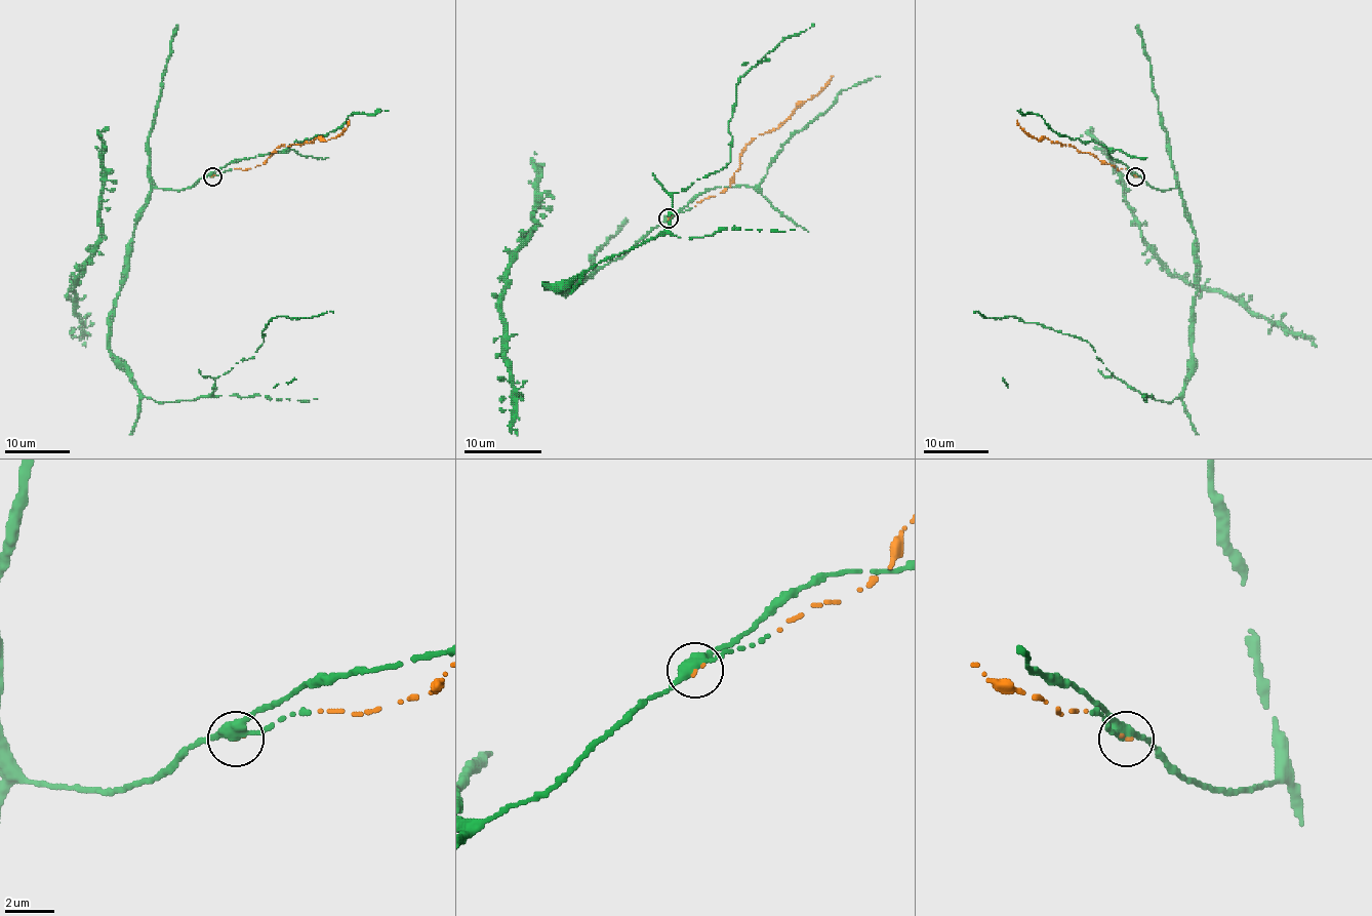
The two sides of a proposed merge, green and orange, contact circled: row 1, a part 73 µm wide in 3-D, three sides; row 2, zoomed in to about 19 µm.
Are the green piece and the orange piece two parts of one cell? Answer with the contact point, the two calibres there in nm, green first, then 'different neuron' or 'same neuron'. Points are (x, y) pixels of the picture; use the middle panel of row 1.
(669, 218) | 340/110 nm | same neuron

